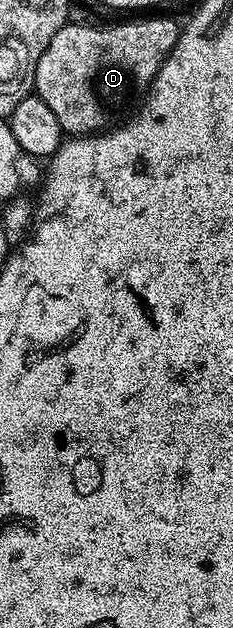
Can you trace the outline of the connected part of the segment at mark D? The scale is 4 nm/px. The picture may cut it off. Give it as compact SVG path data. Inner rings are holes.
M139 18L136 22L119 22L116 26L65 25L59 29L57 36L53 36L53 40L49 40L49 48L45 48L45 52L41 52L41 60L37 60L34 93L49 104L64 135L102 134L120 125L133 108L146 99L155 85L161 64L177 44L180 29L180 23L175 23L171 18Z

